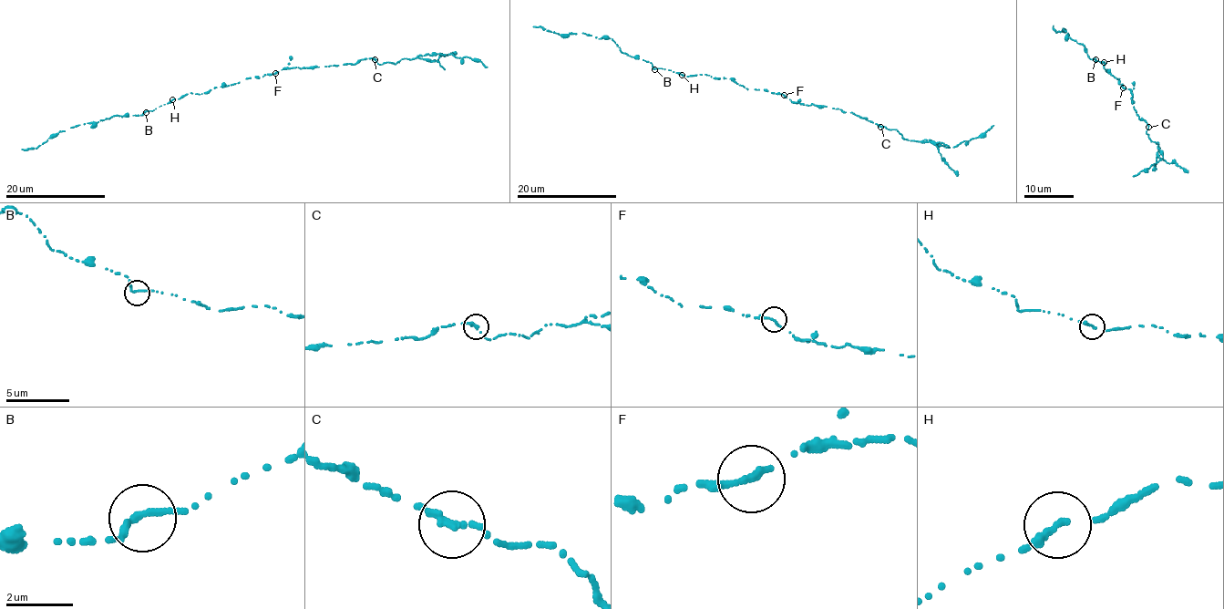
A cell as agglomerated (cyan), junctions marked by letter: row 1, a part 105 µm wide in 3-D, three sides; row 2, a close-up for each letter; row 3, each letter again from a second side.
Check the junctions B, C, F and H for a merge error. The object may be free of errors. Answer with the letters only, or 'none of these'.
none of these

